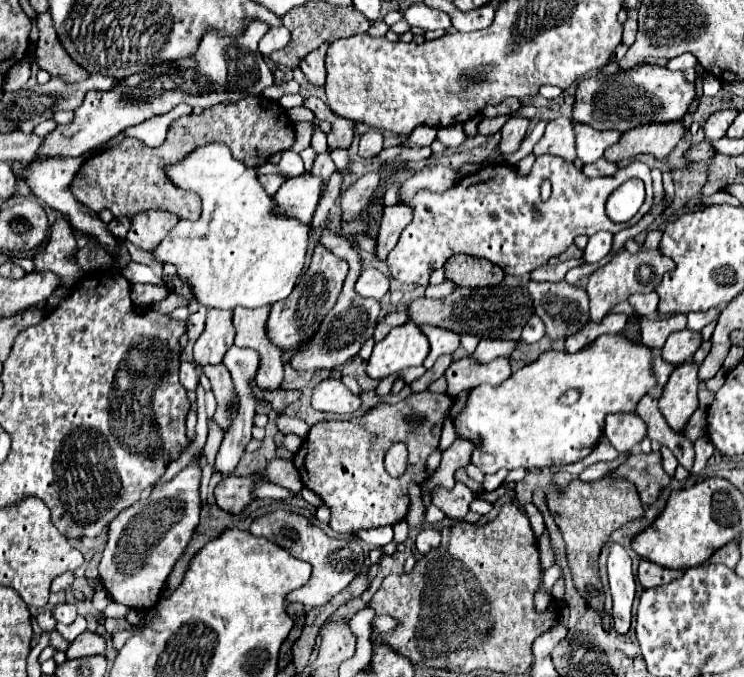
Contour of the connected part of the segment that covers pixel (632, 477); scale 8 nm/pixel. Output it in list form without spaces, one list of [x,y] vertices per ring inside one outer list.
[[[634,451],[628,461],[624,461],[616,471],[612,471],[612,475],[614,473],[636,483],[636,489],[644,505],[654,503],[658,493],[670,483],[670,475],[662,469],[658,453],[644,455]]]

